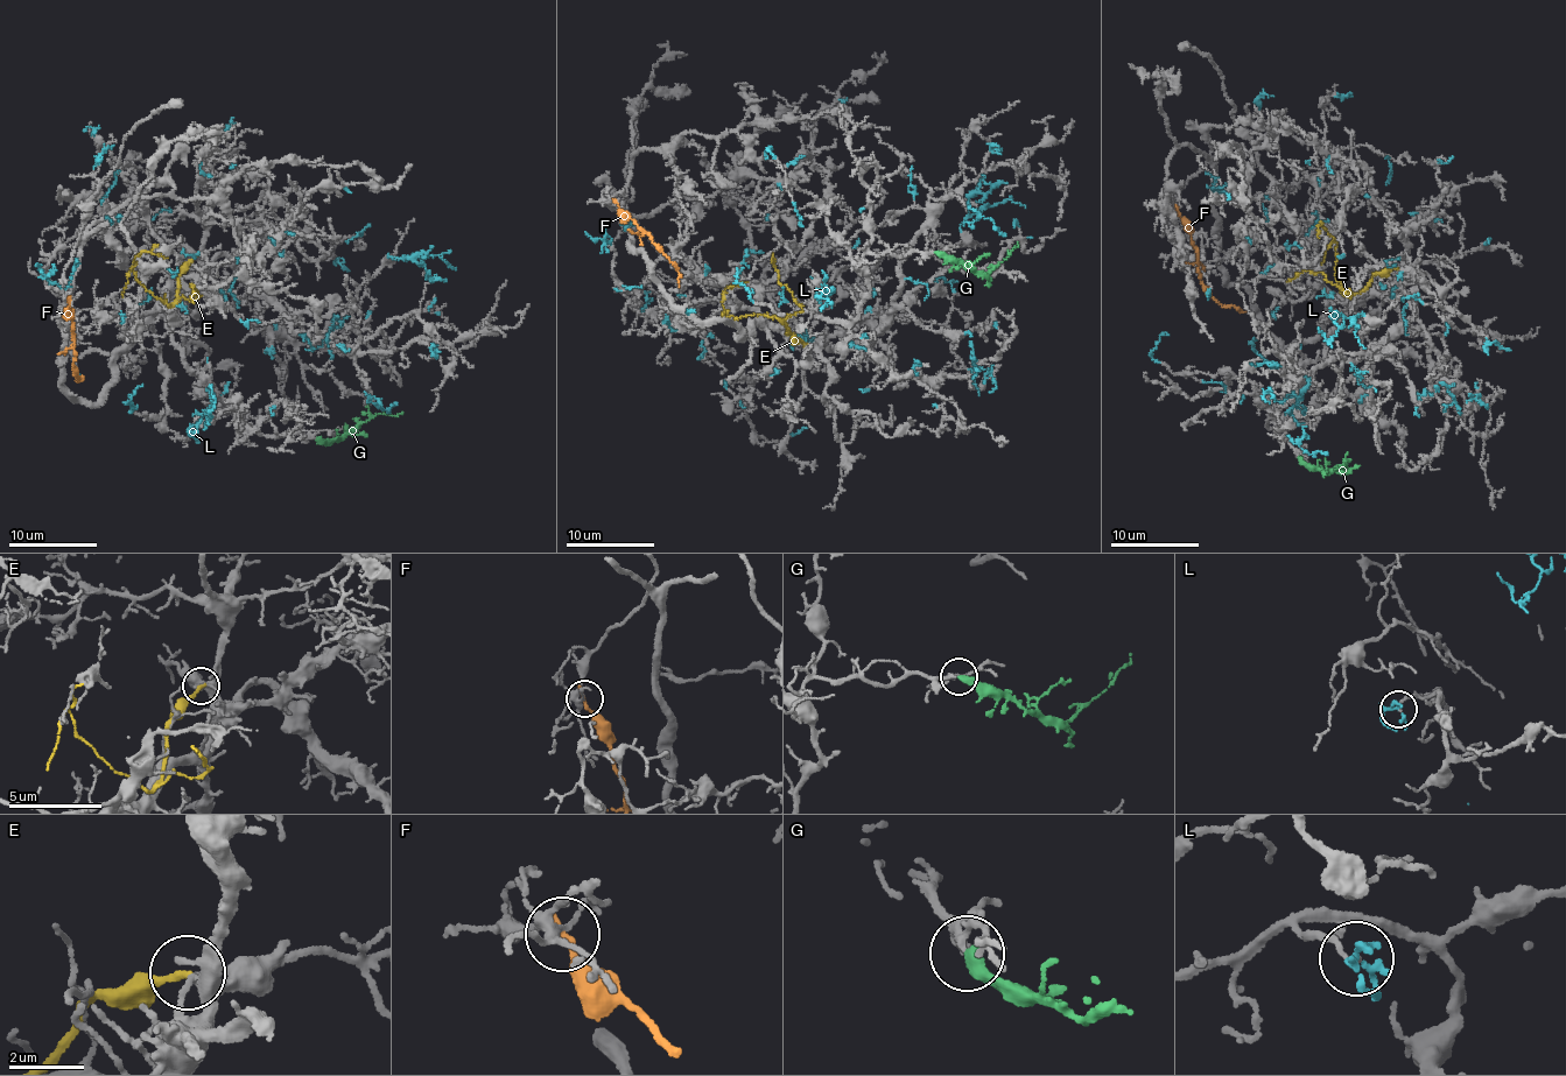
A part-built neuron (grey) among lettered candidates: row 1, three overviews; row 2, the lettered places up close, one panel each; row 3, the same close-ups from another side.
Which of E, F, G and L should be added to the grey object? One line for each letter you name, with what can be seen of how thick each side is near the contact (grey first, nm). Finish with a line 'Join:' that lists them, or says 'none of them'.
G: 120 nm thick on the grey side, 440 nm on the other
Join: G

